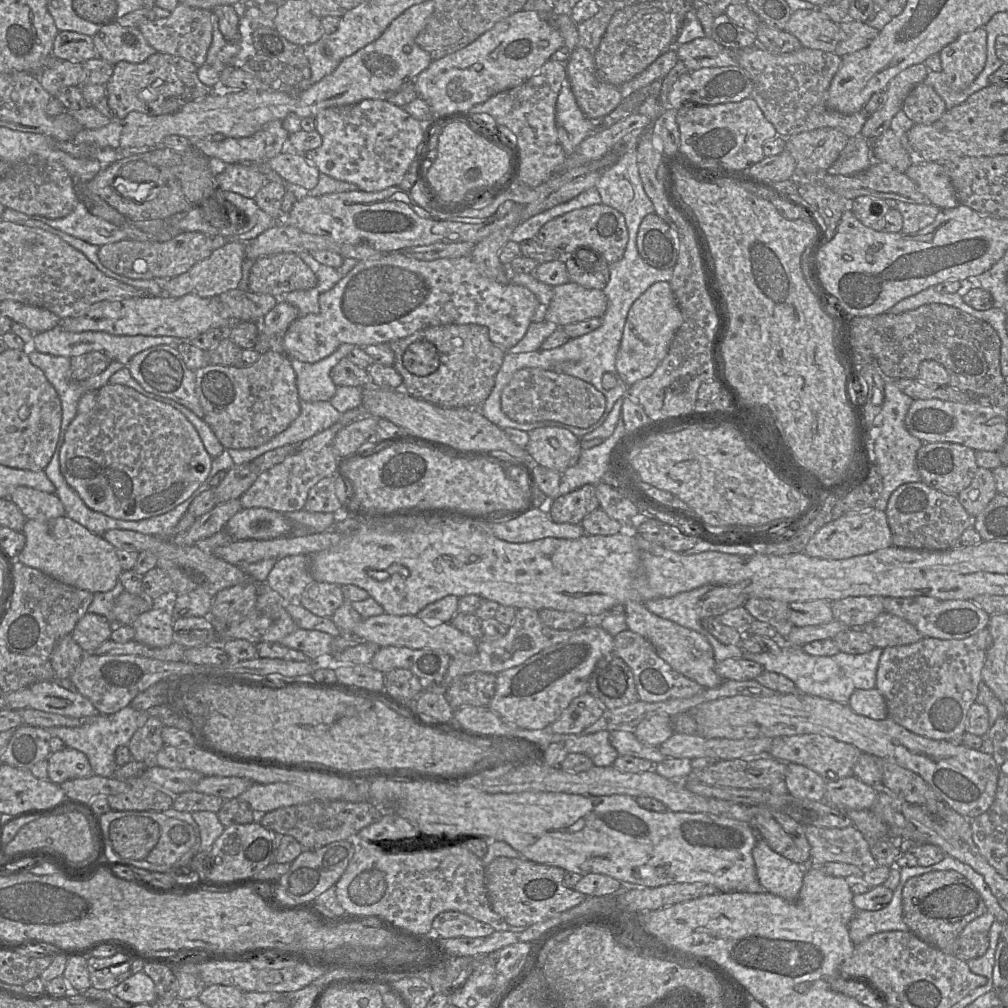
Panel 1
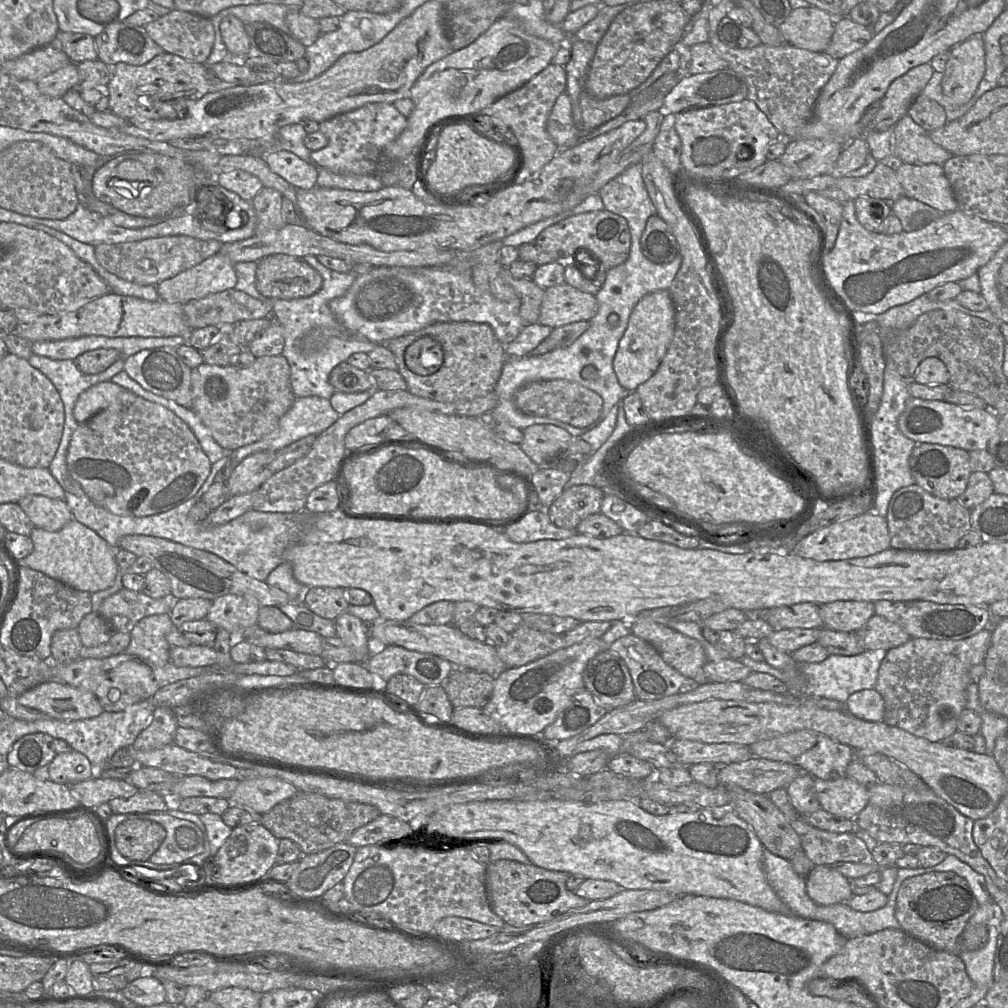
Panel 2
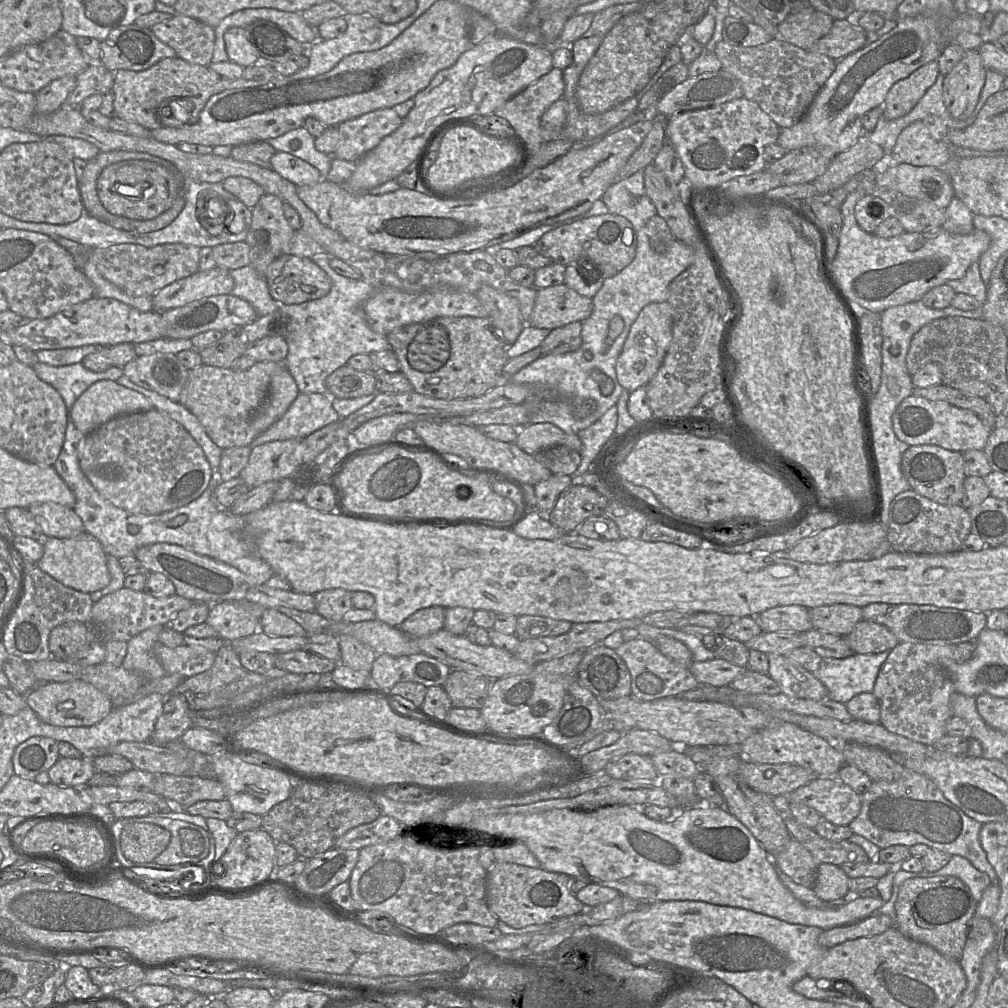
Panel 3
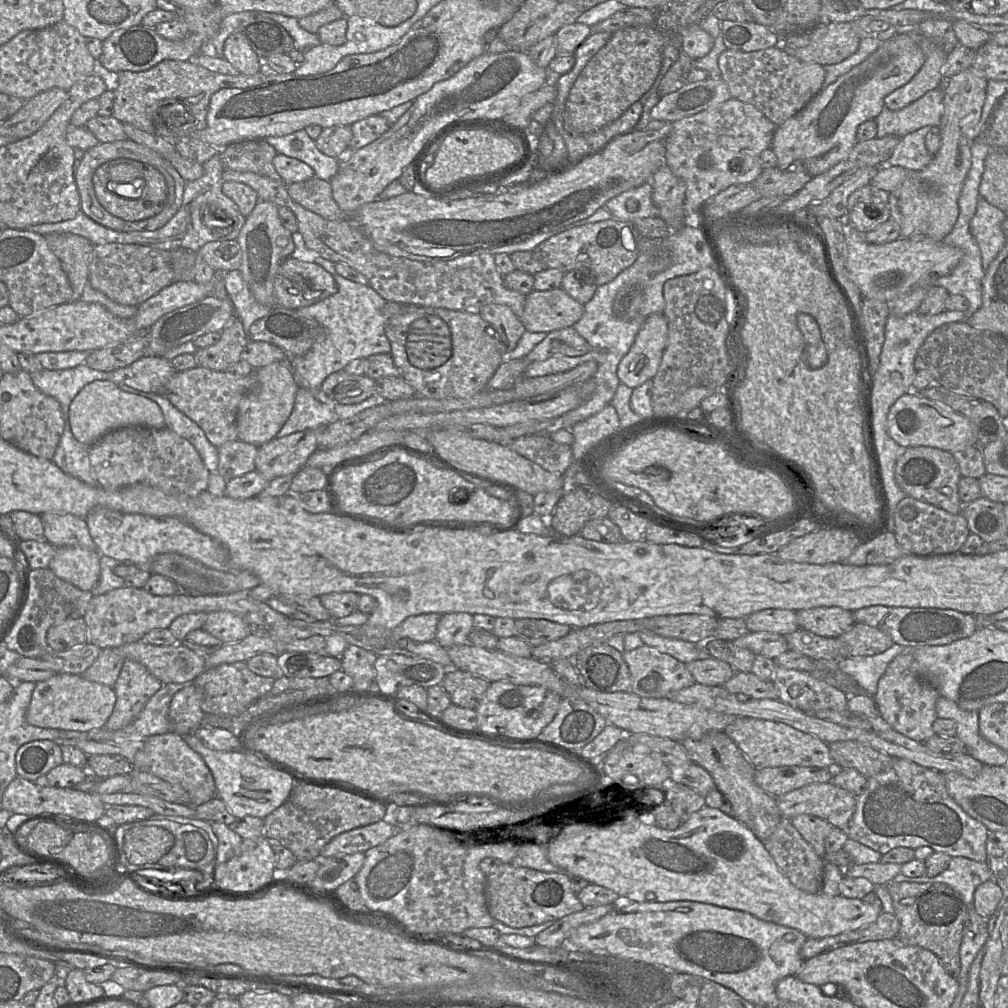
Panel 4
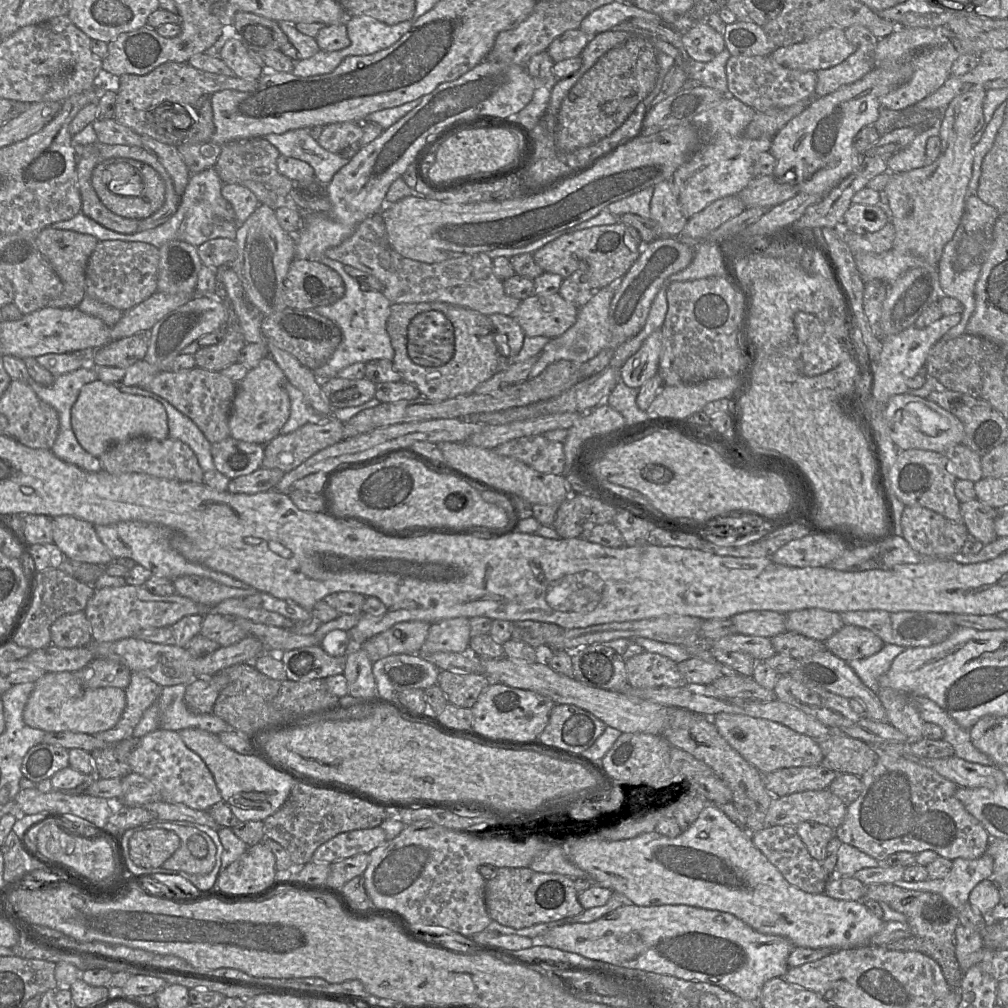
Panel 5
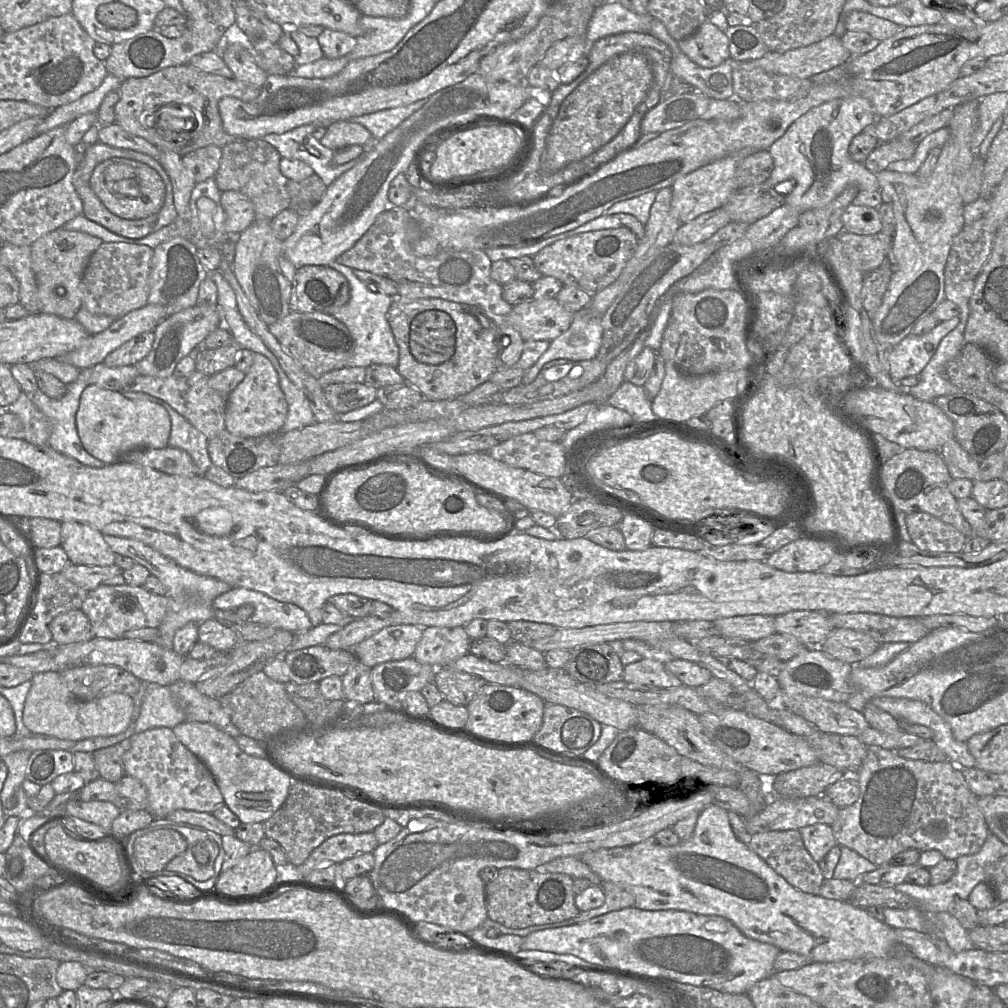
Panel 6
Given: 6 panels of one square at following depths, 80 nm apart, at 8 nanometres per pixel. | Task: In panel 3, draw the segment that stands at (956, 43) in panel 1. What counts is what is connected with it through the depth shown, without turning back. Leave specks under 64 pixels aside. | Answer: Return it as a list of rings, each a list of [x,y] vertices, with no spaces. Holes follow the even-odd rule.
[[[968,50],[943,81],[943,101],[954,119],[969,117],[981,95],[986,68],[977,50]]]

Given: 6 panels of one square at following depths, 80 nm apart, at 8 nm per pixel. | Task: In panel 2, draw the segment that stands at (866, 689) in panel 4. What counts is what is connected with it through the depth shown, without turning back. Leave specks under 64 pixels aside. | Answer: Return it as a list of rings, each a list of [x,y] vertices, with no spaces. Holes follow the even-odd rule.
[[[883,649],[865,650],[864,652],[855,656],[829,655],[824,661],[819,663],[798,663],[799,670],[802,672],[806,679],[806,684],[805,693],[797,694],[823,697],[845,704],[851,694],[860,690],[875,688],[879,667],[884,657],[886,656],[886,653],[887,650]]]

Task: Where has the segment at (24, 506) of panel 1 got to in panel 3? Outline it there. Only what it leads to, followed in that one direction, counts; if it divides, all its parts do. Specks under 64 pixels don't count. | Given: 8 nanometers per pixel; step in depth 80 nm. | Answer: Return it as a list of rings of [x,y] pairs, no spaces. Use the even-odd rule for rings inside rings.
[[[46,502],[34,504],[28,510],[45,537],[72,538],[85,532],[83,522],[73,508]]]

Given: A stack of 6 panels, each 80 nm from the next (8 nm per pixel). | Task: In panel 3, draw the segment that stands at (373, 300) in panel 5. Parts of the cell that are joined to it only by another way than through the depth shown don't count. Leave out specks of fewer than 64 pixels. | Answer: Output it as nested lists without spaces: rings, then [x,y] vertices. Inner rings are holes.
[[[325,253],[315,254],[311,258],[331,280],[328,294],[301,304],[279,305],[290,319],[285,337],[288,344],[285,367],[302,393],[328,394],[326,378],[337,368],[346,365],[352,356],[390,349],[387,335],[371,328],[363,310],[364,302],[376,288],[363,279],[351,279],[338,274],[329,265],[329,258]]]

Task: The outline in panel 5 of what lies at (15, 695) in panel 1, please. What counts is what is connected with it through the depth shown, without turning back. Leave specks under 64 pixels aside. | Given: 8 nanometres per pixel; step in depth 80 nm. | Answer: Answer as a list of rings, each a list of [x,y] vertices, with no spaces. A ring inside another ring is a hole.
[[[47,672],[35,682],[34,691],[31,693],[23,711],[23,720],[26,725],[46,732],[72,731],[72,732],[95,735],[99,732],[102,732],[114,727],[119,721],[119,719],[121,718],[121,715],[125,709],[125,706],[126,706],[125,691],[120,688],[115,688],[115,687],[104,687],[104,688],[94,688],[94,689],[85,688],[75,679],[72,672]]]

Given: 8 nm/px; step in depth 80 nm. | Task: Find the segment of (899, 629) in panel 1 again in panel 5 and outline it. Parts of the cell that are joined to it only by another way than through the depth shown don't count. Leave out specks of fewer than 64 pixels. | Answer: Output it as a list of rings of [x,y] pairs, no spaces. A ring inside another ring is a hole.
[[[844,625],[824,642],[824,648],[845,662],[863,659],[878,653],[884,641],[872,631]]]

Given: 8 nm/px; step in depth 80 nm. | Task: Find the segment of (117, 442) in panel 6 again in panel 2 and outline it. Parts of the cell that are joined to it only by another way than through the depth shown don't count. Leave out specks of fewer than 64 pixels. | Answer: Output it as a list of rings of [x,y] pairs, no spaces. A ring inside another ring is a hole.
[[[111,381],[101,382],[90,387],[80,394],[75,403],[73,409],[75,420],[79,424],[88,421],[111,405],[123,390],[126,388]]]

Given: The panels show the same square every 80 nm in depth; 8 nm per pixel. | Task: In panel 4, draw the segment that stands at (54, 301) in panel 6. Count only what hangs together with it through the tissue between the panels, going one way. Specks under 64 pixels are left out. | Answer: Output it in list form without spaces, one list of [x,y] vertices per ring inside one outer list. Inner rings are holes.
[[[50,233],[44,236],[68,277],[72,288],[71,301],[80,300],[88,281],[94,245],[88,239],[72,233]]]

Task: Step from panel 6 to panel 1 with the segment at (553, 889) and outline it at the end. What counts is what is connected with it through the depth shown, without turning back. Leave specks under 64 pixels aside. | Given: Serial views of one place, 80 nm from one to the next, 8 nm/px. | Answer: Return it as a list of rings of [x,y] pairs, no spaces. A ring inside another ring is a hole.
[[[497,857],[485,867],[485,884],[491,908],[509,925],[530,927],[569,910],[587,895],[564,884],[563,868],[540,864],[526,858]]]

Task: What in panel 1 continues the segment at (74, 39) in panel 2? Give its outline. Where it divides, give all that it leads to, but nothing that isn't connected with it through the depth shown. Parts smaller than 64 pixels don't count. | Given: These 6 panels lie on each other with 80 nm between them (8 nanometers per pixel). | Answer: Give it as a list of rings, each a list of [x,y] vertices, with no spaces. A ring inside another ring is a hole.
[[[59,31],[57,33],[51,55],[56,60],[79,63],[98,57],[91,36],[71,31]]]

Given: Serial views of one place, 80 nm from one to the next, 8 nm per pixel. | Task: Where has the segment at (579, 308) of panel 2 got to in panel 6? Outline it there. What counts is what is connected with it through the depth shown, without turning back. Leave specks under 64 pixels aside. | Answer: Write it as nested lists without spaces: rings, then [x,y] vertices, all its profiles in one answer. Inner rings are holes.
[[[556,298],[531,299],[513,306],[506,319],[520,333],[524,341],[552,341],[569,328],[573,321],[573,312],[563,307]]]

